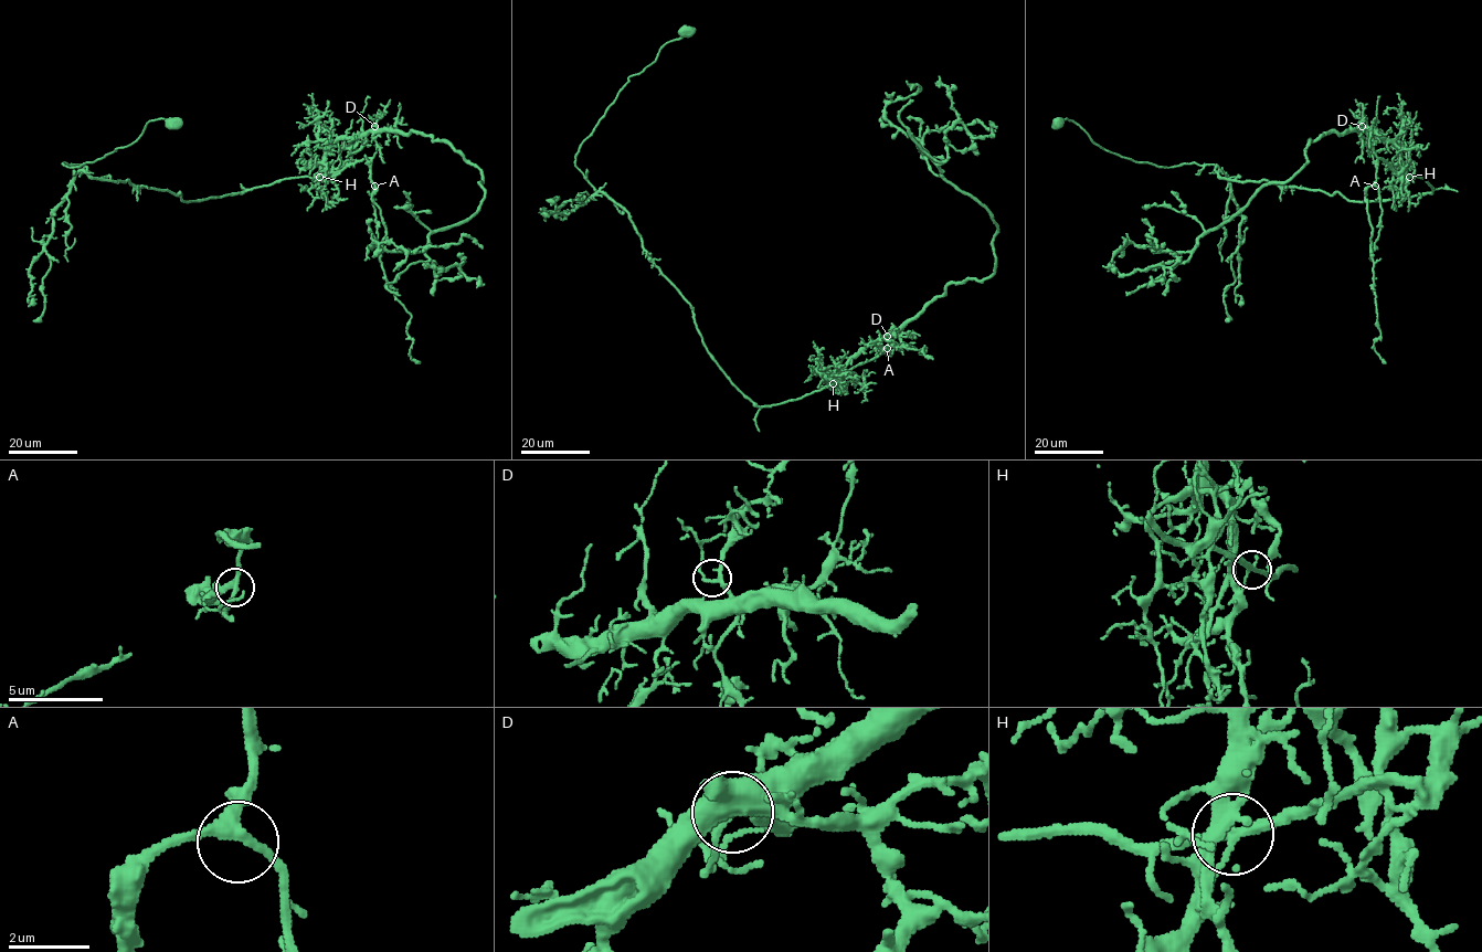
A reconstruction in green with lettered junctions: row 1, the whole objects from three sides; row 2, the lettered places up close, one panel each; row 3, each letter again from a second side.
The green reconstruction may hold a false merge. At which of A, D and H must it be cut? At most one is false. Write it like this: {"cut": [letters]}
{"cut": ["H"]}

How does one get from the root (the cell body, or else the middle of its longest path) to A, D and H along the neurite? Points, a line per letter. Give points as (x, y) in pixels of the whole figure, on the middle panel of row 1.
A: (686, 31), (627, 78), (577, 168), (627, 213), (710, 357), (758, 405), (821, 390), (887, 348)
D: (686, 31), (627, 78), (577, 168), (627, 213), (710, 357), (758, 405), (828, 387), (887, 336)
H: (686, 31), (627, 78), (577, 168), (627, 213), (744, 395), (766, 406), (833, 383)

